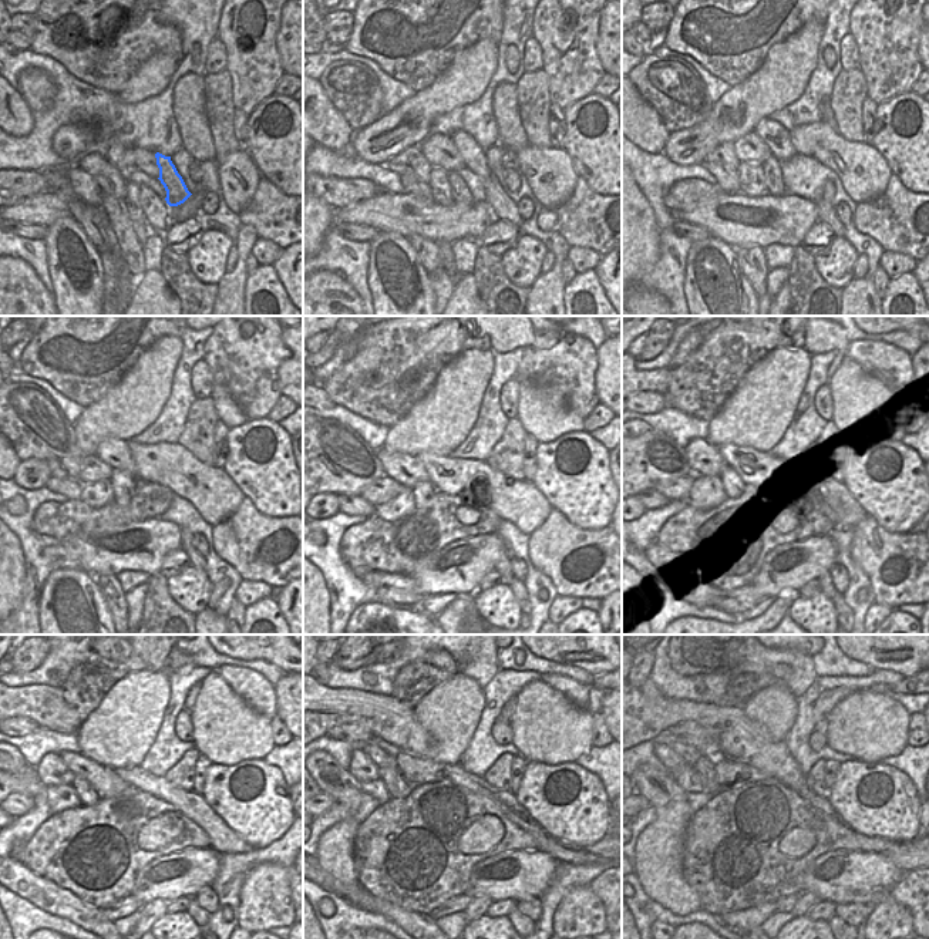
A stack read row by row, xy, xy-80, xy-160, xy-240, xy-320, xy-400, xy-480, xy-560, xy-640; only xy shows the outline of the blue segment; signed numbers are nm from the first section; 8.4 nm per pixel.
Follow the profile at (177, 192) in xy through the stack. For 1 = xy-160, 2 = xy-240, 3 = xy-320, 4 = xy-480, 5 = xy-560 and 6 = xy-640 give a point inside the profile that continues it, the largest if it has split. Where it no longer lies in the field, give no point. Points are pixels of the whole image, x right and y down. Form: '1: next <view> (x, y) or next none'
1: next xy-160 (777, 138)
2: next xy-240 (114, 453)
3: next xy-320 (407, 470)
4: next xy-480 (51, 770)
5: next xy-560 (362, 767)
6: next xy-640 (672, 761)

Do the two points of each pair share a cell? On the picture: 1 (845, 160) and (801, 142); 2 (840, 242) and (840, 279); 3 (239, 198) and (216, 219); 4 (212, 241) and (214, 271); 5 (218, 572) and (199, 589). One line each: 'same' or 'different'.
1: same
2: same
3: different
4: same
5: different

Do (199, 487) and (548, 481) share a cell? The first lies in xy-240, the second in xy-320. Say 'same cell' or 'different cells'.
different cells

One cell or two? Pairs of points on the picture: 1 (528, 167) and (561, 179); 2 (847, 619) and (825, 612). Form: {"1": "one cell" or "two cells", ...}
{"1": "one cell", "2": "two cells"}

